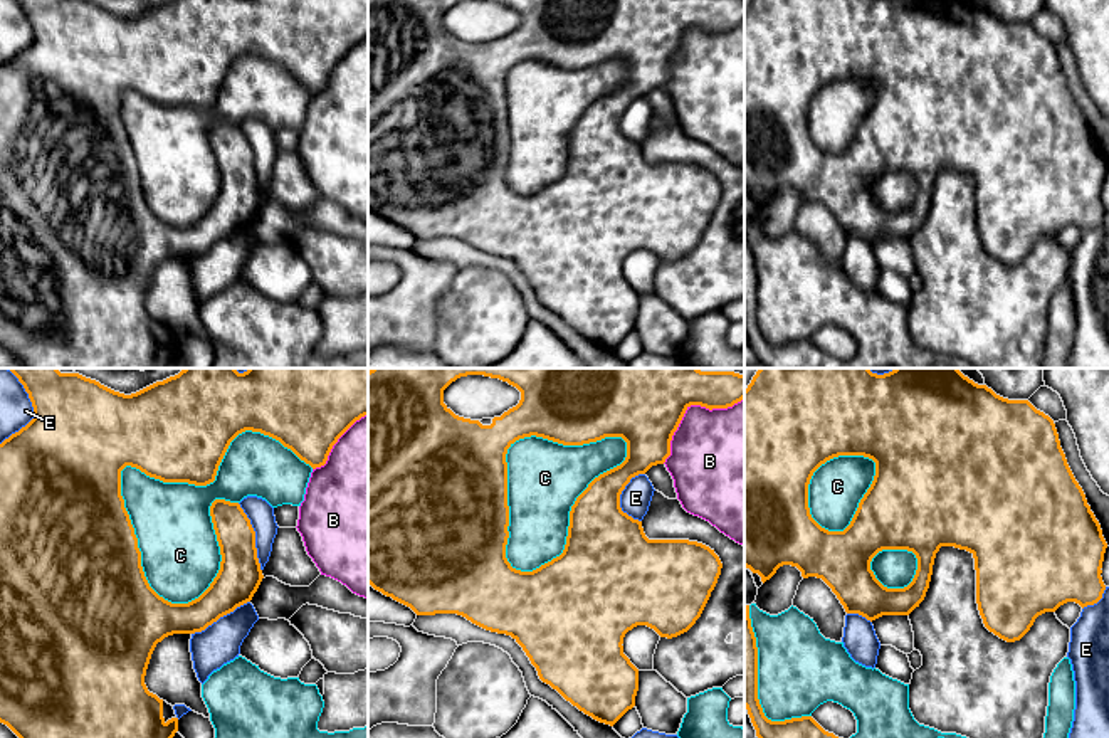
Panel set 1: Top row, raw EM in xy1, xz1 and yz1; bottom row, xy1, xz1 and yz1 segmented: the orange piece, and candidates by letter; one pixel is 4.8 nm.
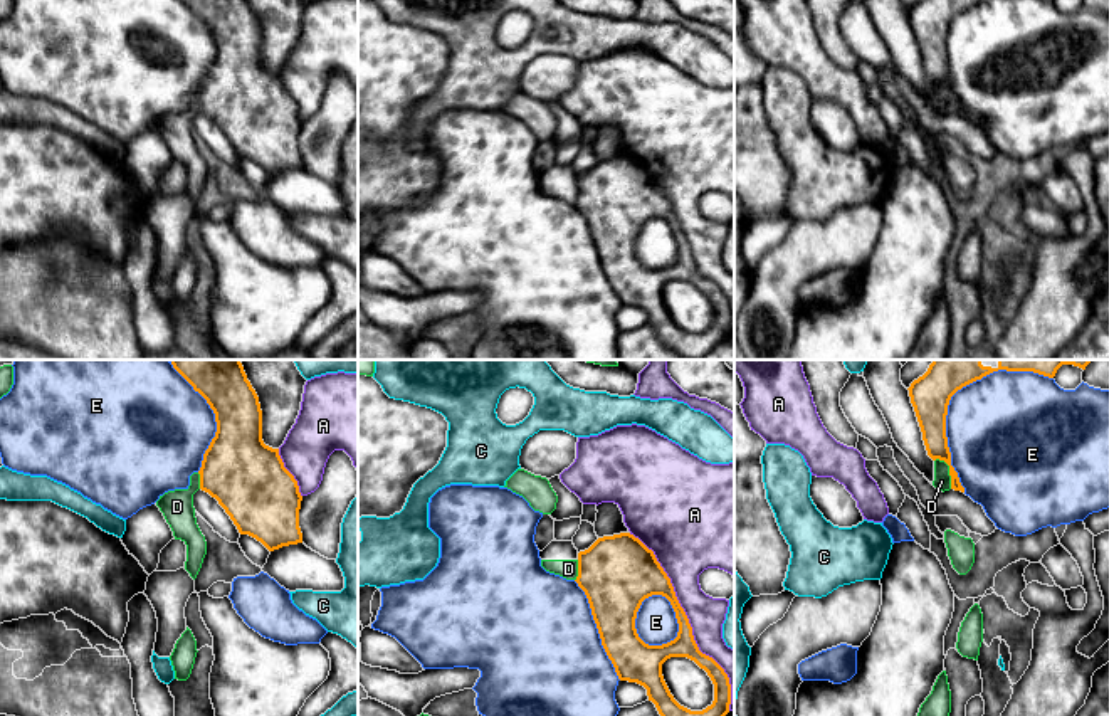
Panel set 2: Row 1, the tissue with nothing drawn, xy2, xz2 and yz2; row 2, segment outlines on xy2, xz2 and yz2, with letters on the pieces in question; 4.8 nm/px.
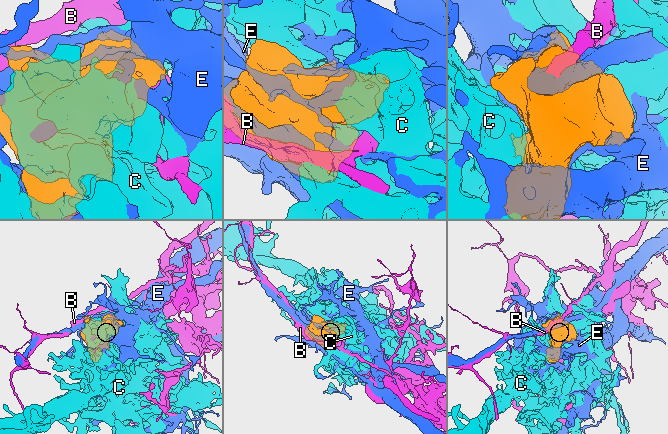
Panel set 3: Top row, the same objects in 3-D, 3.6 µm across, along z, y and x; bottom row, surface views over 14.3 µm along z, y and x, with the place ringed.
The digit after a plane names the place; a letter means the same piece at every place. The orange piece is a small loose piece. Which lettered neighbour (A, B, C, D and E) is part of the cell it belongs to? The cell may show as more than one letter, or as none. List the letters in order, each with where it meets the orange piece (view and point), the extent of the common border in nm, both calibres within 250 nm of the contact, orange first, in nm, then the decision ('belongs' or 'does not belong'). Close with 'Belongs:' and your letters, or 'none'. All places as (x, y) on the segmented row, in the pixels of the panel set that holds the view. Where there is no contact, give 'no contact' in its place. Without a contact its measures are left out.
A: xz2 (688, 621) | 1000 nm | 140/180 nm | does not belong
B: xz1 (686, 409) | 500 nm | 500/420 nm | does not belong
C: xy1 (170, 481) | 950 nm | 500/380 nm | belongs
D: yz2 (950, 471) | 170 nm | 130/80 nm | does not belong
E: yz2 (955, 392) | 700 nm | 240/480 nm | does not belong
Belongs: C

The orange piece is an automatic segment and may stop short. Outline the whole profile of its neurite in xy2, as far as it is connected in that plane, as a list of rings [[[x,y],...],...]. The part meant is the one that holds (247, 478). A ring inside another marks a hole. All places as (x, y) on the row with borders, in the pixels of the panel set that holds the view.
[[[171,360],[173,368],[198,392],[215,413],[217,432],[203,454],[200,489],[208,492],[230,516],[240,534],[260,541],[269,551],[302,543],[299,528],[299,509],[302,496],[297,481],[284,467],[279,449],[262,440],[262,410],[259,397],[252,388],[240,360]]]

